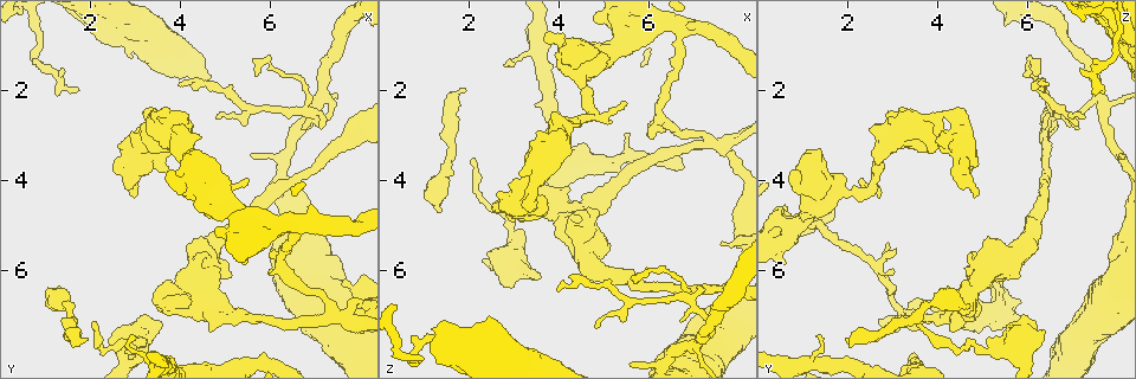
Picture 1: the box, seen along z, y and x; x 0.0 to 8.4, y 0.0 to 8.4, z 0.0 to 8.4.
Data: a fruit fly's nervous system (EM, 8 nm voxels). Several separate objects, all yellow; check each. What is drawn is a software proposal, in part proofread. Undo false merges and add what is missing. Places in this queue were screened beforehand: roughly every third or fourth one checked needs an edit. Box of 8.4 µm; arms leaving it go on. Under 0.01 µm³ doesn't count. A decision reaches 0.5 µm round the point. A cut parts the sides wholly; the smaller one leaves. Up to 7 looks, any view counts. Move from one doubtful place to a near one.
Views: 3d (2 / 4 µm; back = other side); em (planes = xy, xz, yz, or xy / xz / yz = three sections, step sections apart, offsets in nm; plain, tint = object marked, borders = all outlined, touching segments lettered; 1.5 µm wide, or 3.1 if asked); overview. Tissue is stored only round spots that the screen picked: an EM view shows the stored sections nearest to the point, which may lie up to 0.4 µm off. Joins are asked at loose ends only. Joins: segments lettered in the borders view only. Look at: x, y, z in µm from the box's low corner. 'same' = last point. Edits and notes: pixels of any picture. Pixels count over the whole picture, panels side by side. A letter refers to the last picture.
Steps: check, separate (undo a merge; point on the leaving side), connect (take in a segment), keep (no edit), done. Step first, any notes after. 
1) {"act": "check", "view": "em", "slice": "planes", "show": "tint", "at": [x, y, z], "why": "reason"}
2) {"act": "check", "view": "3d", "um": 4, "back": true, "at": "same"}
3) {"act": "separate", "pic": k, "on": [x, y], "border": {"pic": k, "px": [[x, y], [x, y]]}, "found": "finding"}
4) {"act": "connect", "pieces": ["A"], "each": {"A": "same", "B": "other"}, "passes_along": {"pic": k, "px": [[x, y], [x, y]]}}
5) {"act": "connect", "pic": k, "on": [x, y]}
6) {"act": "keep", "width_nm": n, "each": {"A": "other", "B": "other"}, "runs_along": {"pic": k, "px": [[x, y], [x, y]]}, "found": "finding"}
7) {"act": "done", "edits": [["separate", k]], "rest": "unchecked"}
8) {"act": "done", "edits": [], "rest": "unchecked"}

{"act": "check", "view": "em", "slice": "yz", "step": 4, "show": "borders", "at": [2.90, 7.40, 6.40], "why": "an open end"}

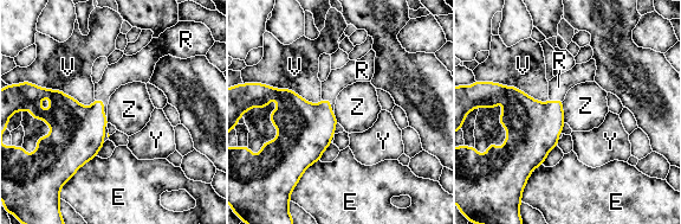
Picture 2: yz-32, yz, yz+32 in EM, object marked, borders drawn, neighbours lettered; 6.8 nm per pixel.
{"act": "check", "view": "em", "slice": "planes", "show": "borders", "at": "same"}

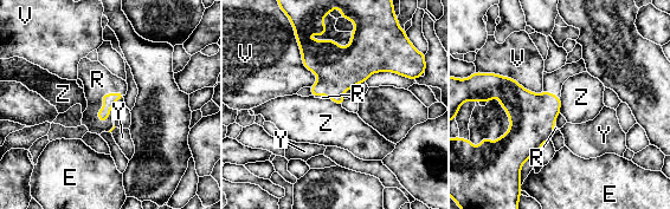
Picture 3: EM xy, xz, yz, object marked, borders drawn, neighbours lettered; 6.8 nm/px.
{"act": "connect", "pieces": ["R"], "each": {"E": "other", "R": "same", "V": "other", "Y": "other", "Z": "other"}, "passes_along": {"pic": 3, "px": [[104, 112], [103, 99], [97, 79]]}, "found": "it goes on there"}

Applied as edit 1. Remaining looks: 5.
{"act": "check", "view": "em", "slice": "xz", "step": 8, "show": "tint", "at": [4.85, 2.60, 7.30], "why": "thin end"}

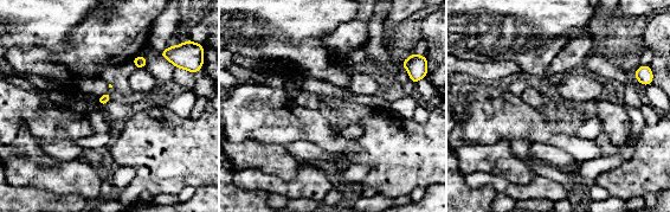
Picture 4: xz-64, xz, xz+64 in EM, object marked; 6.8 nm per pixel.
{"act": "check", "view": "em", "slice": "planes", "show": "borders", "at": "same", "why": "another direction"}

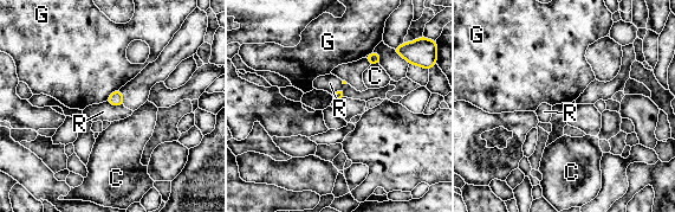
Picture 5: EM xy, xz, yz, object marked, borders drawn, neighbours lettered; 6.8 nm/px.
{"act": "keep", "each": {"C": "other", "G": "other", "R": "other"}, "border": {"pic": 5, "px": [[118, 88], [106, 100]]}, "found": "none of them fits"}

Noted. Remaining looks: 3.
{"act": "check", "view": "em", "slice": "yz", "step": 8, "show": "tint", "at": [7.35, 7.00, 3.20], "why": "looks like a crossing"}

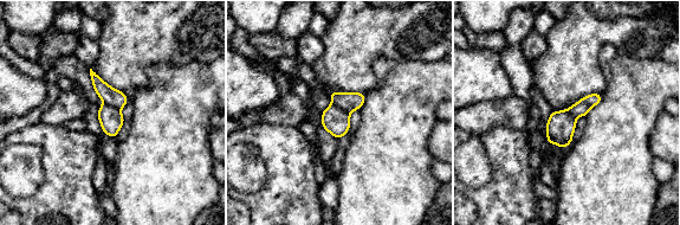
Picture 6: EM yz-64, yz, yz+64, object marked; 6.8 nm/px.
{"act": "check", "view": "em", "slice": "yz", "step": 8, "show": "borders", "at": "same"}

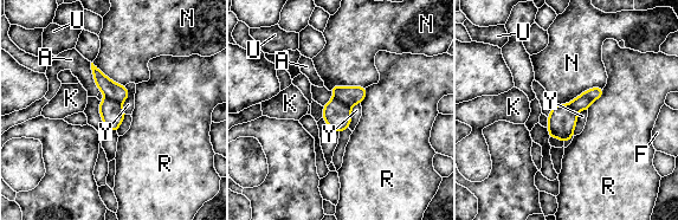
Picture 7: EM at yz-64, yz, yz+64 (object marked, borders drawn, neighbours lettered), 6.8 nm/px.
{"act": "separate", "pic": 7, "on": [337, 115], "each": {"A": "other", "F": "other", "K": "other", "N": "other", "R": "other", "U": "other", "Y": "other"}, "found": "two cells meet here"}

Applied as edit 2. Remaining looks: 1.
{"act": "done", "edits": [["connect", 3], ["separate", 7]], "rest": "unchecked"}

